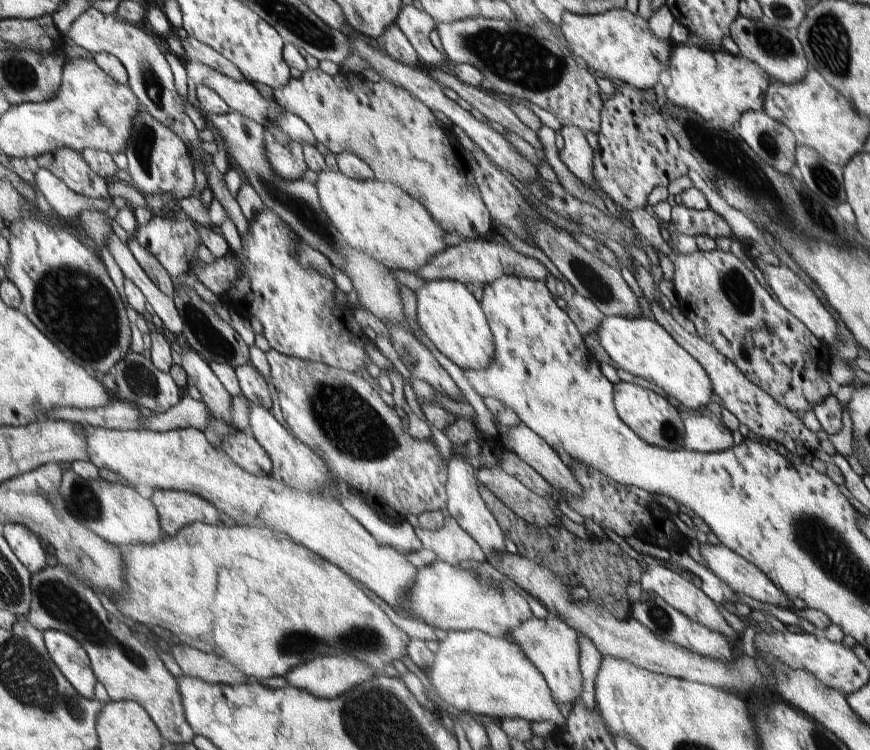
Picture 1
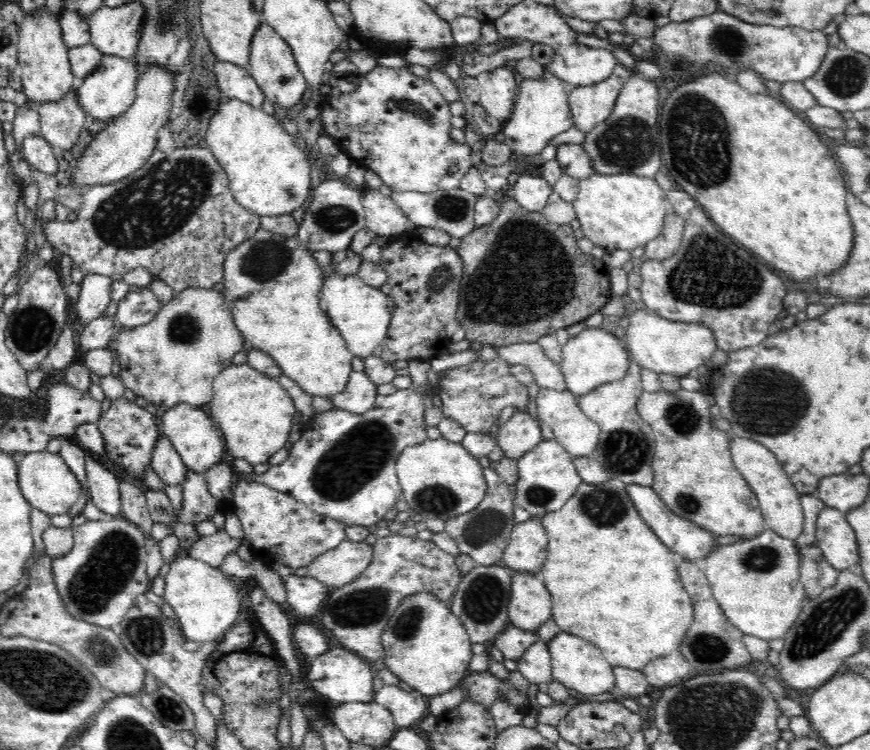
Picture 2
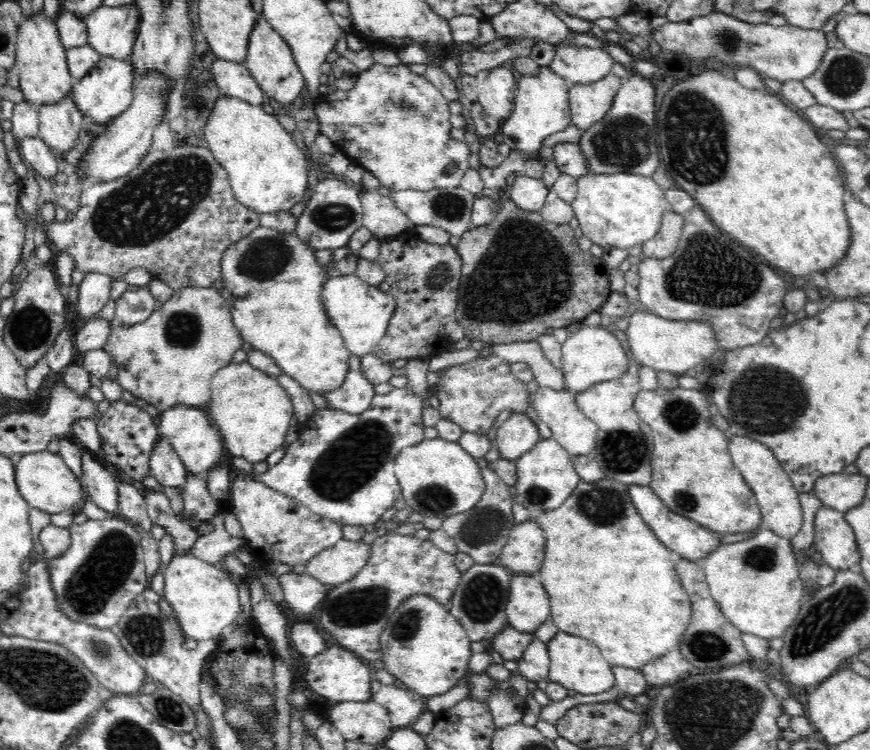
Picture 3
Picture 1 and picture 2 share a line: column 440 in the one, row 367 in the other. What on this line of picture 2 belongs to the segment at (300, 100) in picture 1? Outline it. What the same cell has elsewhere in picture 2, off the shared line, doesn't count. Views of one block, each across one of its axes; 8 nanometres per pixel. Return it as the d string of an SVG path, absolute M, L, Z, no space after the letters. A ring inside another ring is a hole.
M184 288L172 296L152 318L150 322L130 328L114 328L114 334L108 340L106 350L118 354L122 372L118 378L126 386L126 390L132 390L136 398L144 398L150 404L158 408L158 412L168 412L170 408L176 408L178 404L190 404L194 408L206 408L208 402L214 398L214 386L212 380L214 376L232 364L232 358L236 352L242 350L244 344L242 332L234 324L232 308L222 296L222 292L216 292L214 288Z

